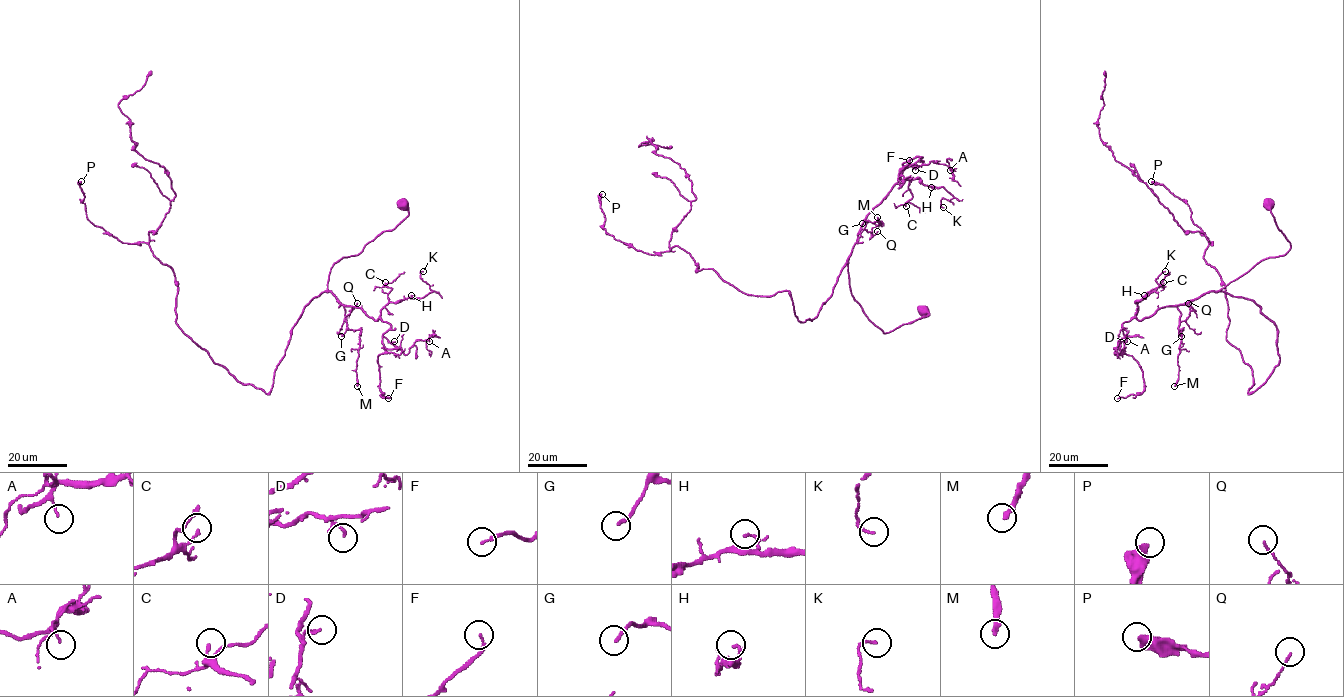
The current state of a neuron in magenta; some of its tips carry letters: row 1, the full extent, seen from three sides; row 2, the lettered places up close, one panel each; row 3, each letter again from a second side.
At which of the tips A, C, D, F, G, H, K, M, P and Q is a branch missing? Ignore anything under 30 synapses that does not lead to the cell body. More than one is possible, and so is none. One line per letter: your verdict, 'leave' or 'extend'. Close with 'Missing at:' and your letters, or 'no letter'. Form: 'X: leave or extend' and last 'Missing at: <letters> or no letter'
A: leave
C: leave
D: leave
F: leave
G: leave
H: leave
K: leave
M: leave
P: leave
Q: leave
Missing at: no letter

